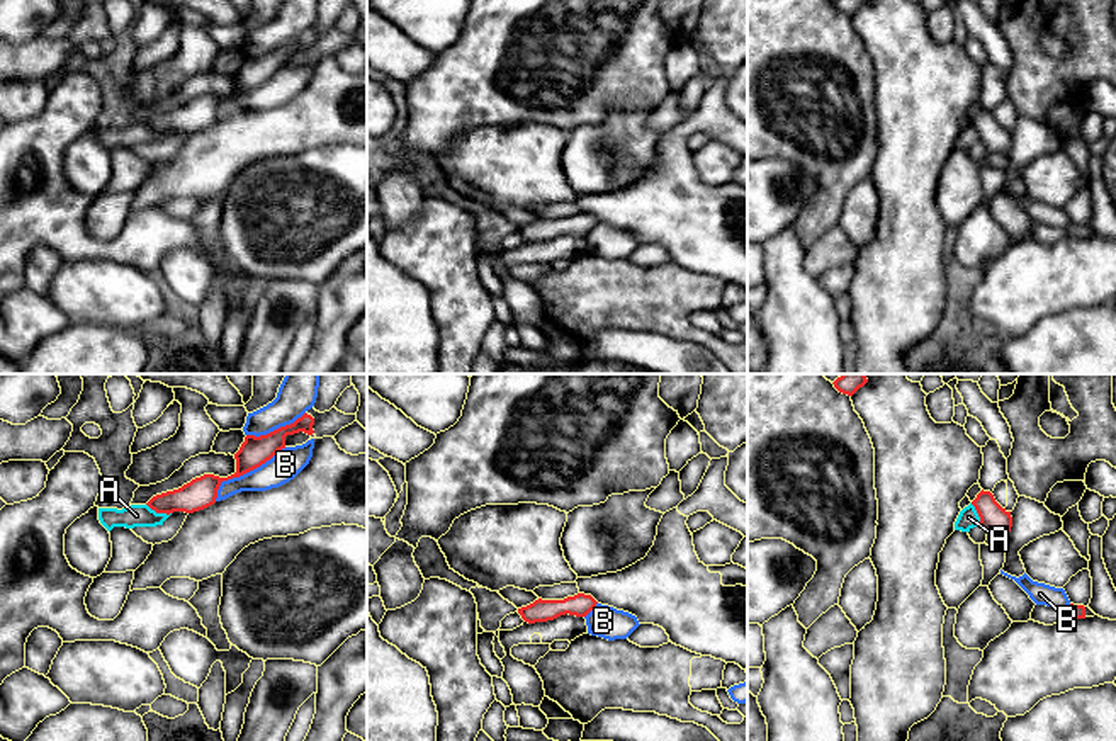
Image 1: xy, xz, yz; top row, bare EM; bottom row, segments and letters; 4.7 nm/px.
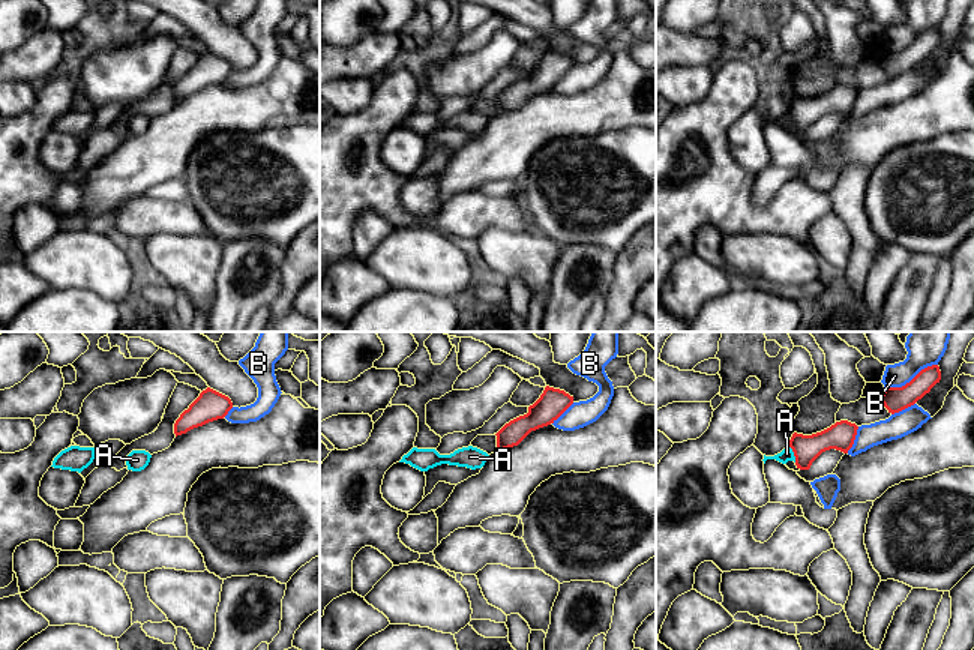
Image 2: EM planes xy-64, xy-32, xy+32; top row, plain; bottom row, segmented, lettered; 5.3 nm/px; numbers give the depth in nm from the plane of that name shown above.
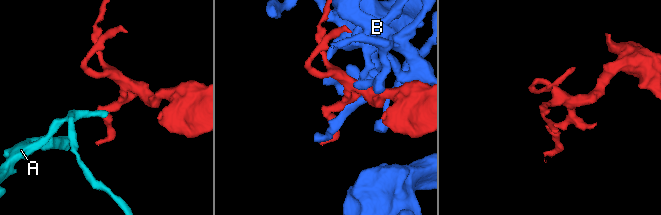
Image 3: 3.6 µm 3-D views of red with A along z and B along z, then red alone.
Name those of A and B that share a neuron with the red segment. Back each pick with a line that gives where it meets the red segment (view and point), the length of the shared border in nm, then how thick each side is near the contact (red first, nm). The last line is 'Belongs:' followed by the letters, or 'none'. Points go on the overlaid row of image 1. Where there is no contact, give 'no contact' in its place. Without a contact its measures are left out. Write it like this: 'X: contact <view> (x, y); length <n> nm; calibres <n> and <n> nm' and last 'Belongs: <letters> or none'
Belongs: none

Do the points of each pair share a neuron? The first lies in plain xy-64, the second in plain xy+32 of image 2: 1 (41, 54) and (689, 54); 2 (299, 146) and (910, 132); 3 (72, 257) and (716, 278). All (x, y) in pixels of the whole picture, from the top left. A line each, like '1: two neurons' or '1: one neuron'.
1: one neuron
2: two neurons
3: two neurons

